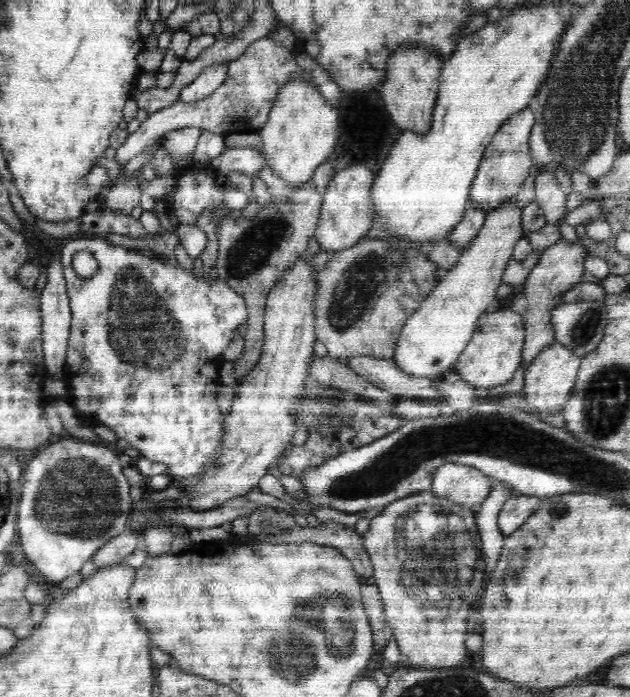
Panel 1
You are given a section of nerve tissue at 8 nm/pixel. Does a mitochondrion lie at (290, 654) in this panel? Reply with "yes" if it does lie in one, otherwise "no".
yes

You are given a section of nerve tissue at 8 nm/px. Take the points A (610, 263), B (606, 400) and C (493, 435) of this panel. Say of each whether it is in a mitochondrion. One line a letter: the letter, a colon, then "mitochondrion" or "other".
A: other
B: mitochondrion
C: mitochondrion

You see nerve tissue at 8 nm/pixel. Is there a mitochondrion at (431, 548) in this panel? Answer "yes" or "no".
yes

